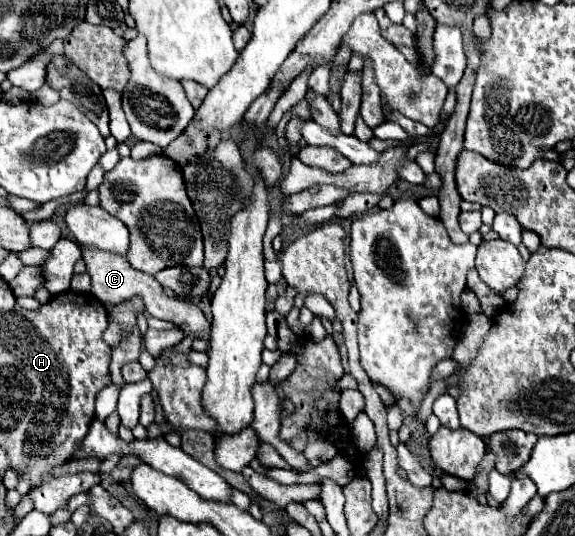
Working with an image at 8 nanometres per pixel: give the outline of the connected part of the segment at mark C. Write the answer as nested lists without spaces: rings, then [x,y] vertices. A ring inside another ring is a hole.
[[[82,247],[82,253],[84,253],[82,257],[86,261],[86,271],[92,277],[92,293],[102,303],[122,303],[122,301],[132,299],[132,297],[142,297],[144,305],[146,305],[146,311],[150,315],[174,323],[180,331],[184,331],[184,335],[194,335],[196,339],[204,339],[204,341],[210,343],[210,323],[206,321],[204,313],[196,305],[192,305],[186,299],[166,297],[164,291],[162,291],[162,287],[160,287],[160,283],[150,273],[134,269],[120,255],[106,253],[106,251],[100,251],[100,249],[94,249],[94,247]]]

